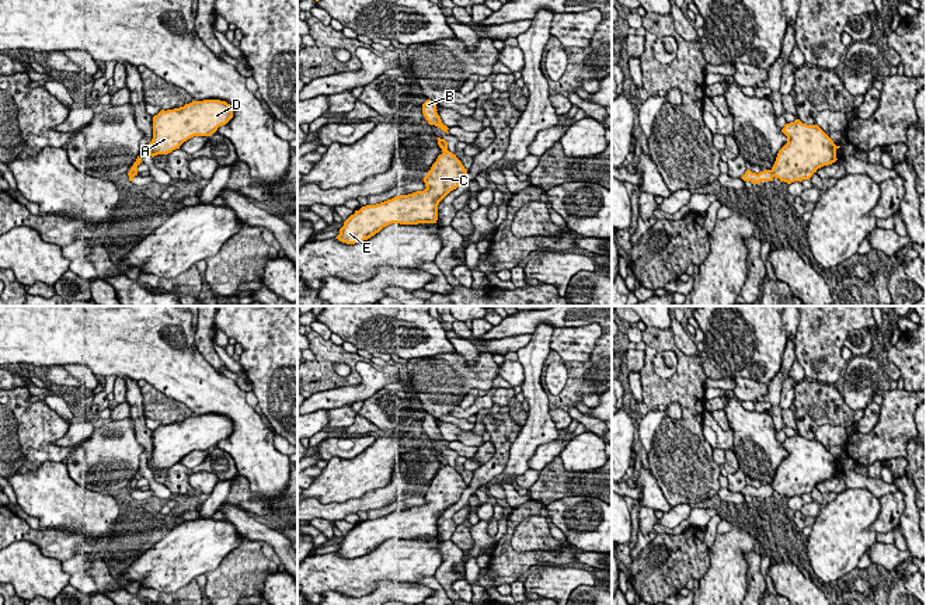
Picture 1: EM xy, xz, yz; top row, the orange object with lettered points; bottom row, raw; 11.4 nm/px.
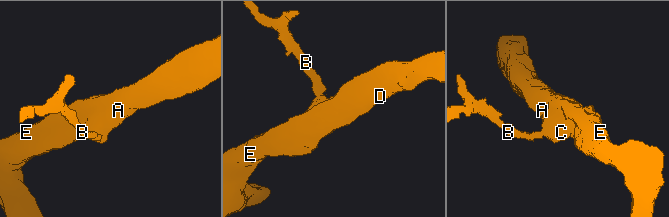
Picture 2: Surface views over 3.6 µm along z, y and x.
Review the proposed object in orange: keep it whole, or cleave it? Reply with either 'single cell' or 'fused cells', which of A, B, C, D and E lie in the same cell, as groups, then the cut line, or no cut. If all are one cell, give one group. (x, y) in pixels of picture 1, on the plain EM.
fused cells | A C D E / B | yz (769, 484), (773, 490)

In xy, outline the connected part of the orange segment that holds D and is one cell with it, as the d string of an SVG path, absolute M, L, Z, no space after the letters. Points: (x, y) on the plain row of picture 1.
M220 414L192 415L153 431L152 472L168 469L194 451L210 451L233 432L233 421Z

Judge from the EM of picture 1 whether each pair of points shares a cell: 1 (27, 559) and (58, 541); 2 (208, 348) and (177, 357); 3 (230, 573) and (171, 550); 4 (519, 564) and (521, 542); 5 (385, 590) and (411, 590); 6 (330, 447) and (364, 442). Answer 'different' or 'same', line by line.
1: different
2: different
3: different
4: different
5: same
6: same

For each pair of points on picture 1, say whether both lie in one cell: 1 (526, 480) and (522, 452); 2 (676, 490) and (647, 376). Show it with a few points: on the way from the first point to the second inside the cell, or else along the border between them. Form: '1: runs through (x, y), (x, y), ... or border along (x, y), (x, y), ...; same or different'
1: border along (529, 469), (515, 479); different
2: runs through (679, 459), (688, 406), (678, 396); same

